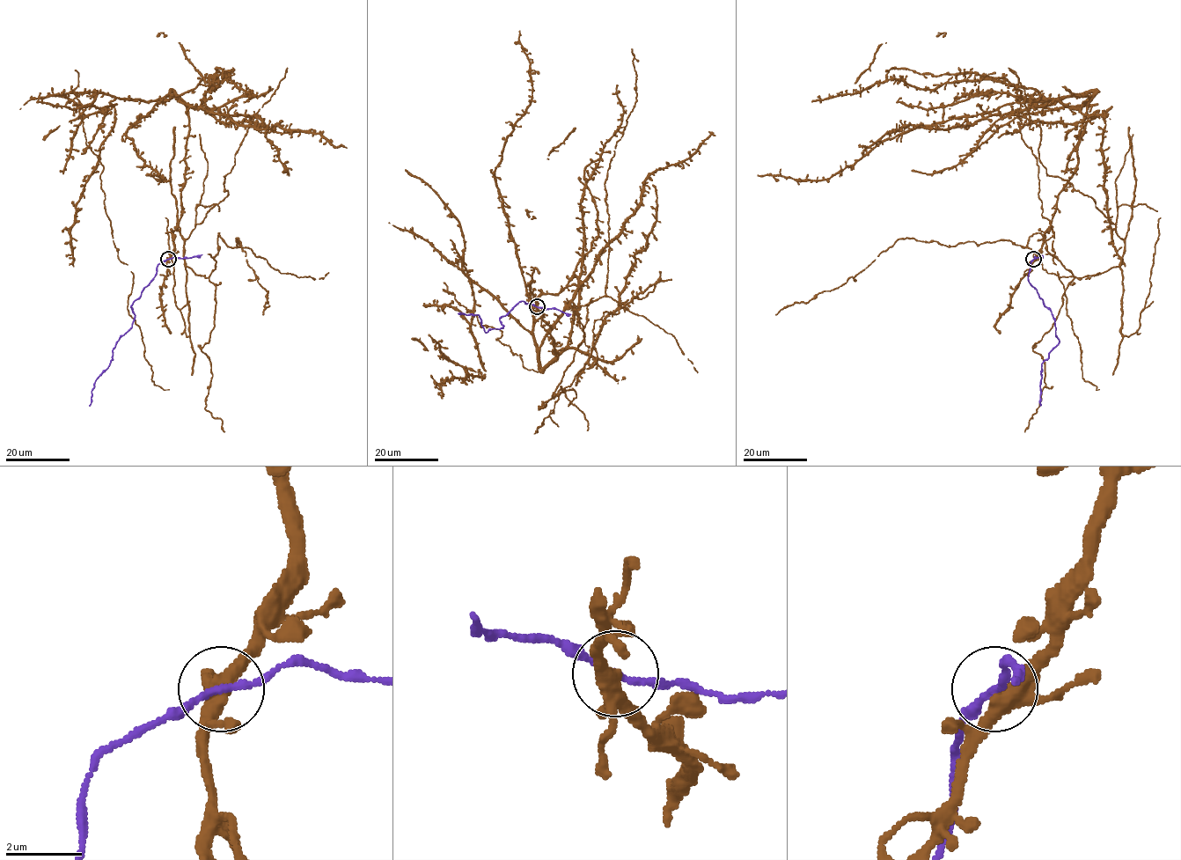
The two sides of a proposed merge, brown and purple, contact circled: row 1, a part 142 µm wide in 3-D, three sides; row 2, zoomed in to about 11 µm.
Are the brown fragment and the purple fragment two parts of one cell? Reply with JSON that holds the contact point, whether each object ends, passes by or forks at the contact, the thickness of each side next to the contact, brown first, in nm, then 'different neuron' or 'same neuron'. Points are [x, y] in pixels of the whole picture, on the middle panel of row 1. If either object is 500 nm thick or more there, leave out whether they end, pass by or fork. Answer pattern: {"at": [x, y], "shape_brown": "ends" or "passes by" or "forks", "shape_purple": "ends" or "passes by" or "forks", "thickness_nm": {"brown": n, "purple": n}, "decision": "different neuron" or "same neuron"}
{"at": [537, 306], "shape_brown": "forks", "shape_purple": "passes by", "thickness_nm": {"brown": 360, "purple": 150}, "decision": "same neuron"}

